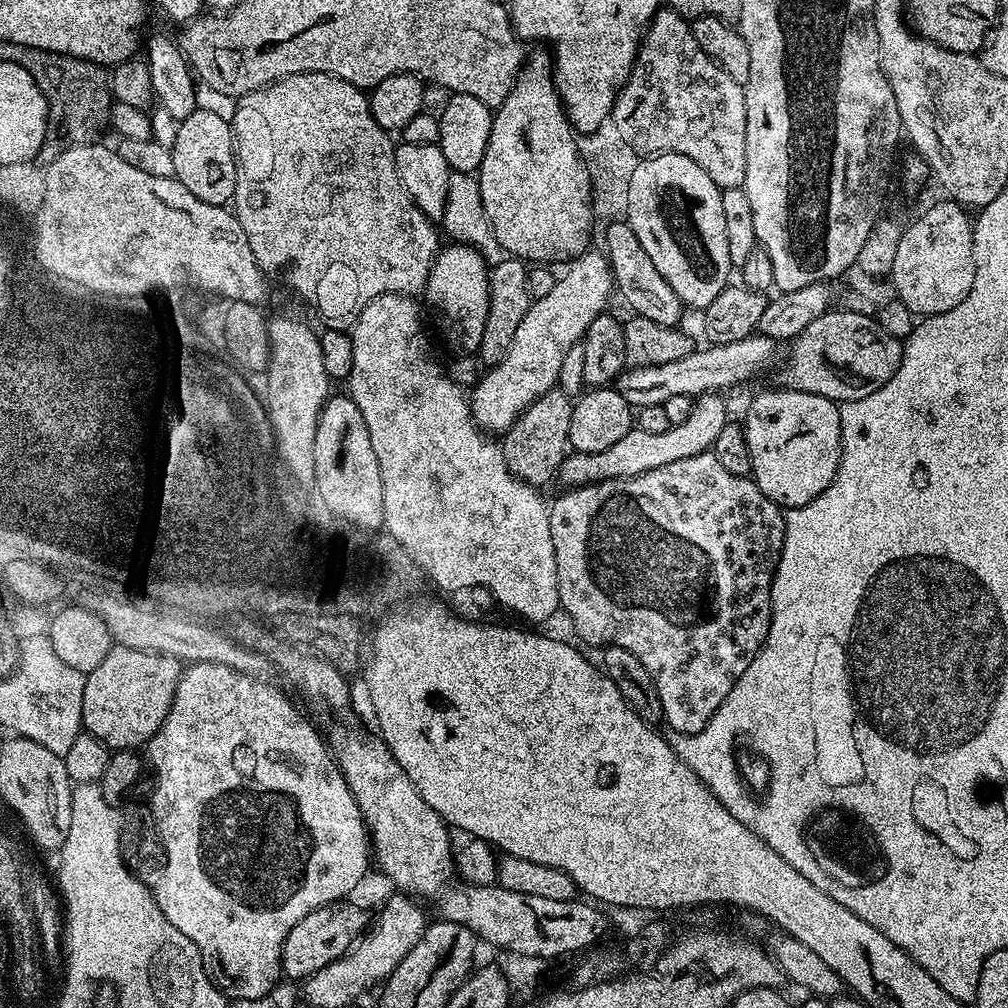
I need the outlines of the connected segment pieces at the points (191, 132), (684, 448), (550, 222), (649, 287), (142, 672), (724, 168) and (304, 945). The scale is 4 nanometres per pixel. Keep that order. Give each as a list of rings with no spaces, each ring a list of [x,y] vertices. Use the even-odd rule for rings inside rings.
[[[197,108],[185,120],[179,121],[176,128],[177,136],[171,148],[176,180],[202,202],[227,205],[236,189],[236,149],[231,123]]]
[[[705,394],[695,397],[690,418],[686,422],[674,424],[663,434],[649,434],[648,431],[633,426],[619,442],[609,446],[607,450],[597,452],[569,451],[555,479],[564,483],[565,489],[581,488],[587,484],[597,484],[603,480],[621,480],[638,474],[646,474],[646,470],[658,470],[658,466],[666,466],[669,462],[678,462],[678,458],[692,458],[694,454],[702,454],[711,449],[712,443],[722,434],[722,430],[730,422],[728,408],[724,405],[723,395]]]
[[[529,51],[527,53],[525,62],[520,67],[520,72],[517,74],[516,80],[512,83],[510,94],[502,102],[502,106],[495,109],[490,138],[486,146],[486,154],[482,158],[478,169],[478,179],[480,181],[480,189],[482,190],[482,206],[486,210],[486,218],[494,230],[494,238],[498,238],[498,242],[504,247],[505,253],[517,260],[535,262],[540,266],[556,266],[559,260],[571,262],[577,256],[581,256],[582,253],[589,251],[591,244],[588,243],[594,240],[592,188],[591,174],[588,172],[588,161],[583,155],[580,157],[580,148],[576,145],[576,139],[578,139],[577,133],[574,131],[572,125],[568,123],[568,116],[564,112],[564,105],[561,104],[560,94],[556,90],[553,57],[547,51],[545,52]]]
[[[626,222],[612,224],[602,237],[602,243],[605,244],[603,247],[606,249],[608,267],[612,270],[615,291],[632,307],[631,311],[642,318],[650,318],[650,322],[677,327],[681,323],[680,315],[686,312],[686,306],[678,294],[670,290],[670,282],[658,274],[654,262],[650,262],[650,254],[642,250],[632,227]]]
[[[116,644],[110,650],[110,654],[102,658],[102,663],[94,666],[94,670],[85,675],[85,689],[82,693],[83,731],[101,740],[110,750],[136,750],[139,749],[139,744],[140,747],[147,745],[168,716],[181,671],[181,661],[172,656],[143,652],[130,646]]]
[[[667,6],[661,7],[660,11],[653,16],[652,23],[648,25],[648,31],[644,33],[644,38],[640,42],[640,49],[636,52],[636,61],[630,70],[630,78],[621,86],[620,93],[616,95],[616,101],[612,103],[610,124],[611,127],[616,127],[614,129],[615,135],[628,143],[641,157],[658,156],[661,152],[682,154],[686,158],[698,162],[698,166],[702,166],[702,170],[706,170],[706,174],[710,174],[712,181],[721,190],[743,188],[744,186],[744,179],[746,178],[746,98],[744,97],[744,85],[734,82],[734,78],[730,78],[730,74],[726,74],[726,70],[719,68],[701,50],[698,42],[694,42],[691,23]]]
[[[337,902],[324,908],[314,910],[286,934],[286,942],[282,946],[280,967],[283,975],[297,982],[313,976],[318,970],[330,966],[335,960],[344,955],[358,937],[369,927],[370,916],[352,902]]]

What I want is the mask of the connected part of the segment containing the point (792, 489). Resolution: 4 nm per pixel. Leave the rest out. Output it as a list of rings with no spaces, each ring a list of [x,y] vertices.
[[[793,388],[779,391],[758,393],[748,404],[742,427],[752,459],[751,479],[766,498],[787,510],[814,502],[834,482],[844,443],[837,401]]]

